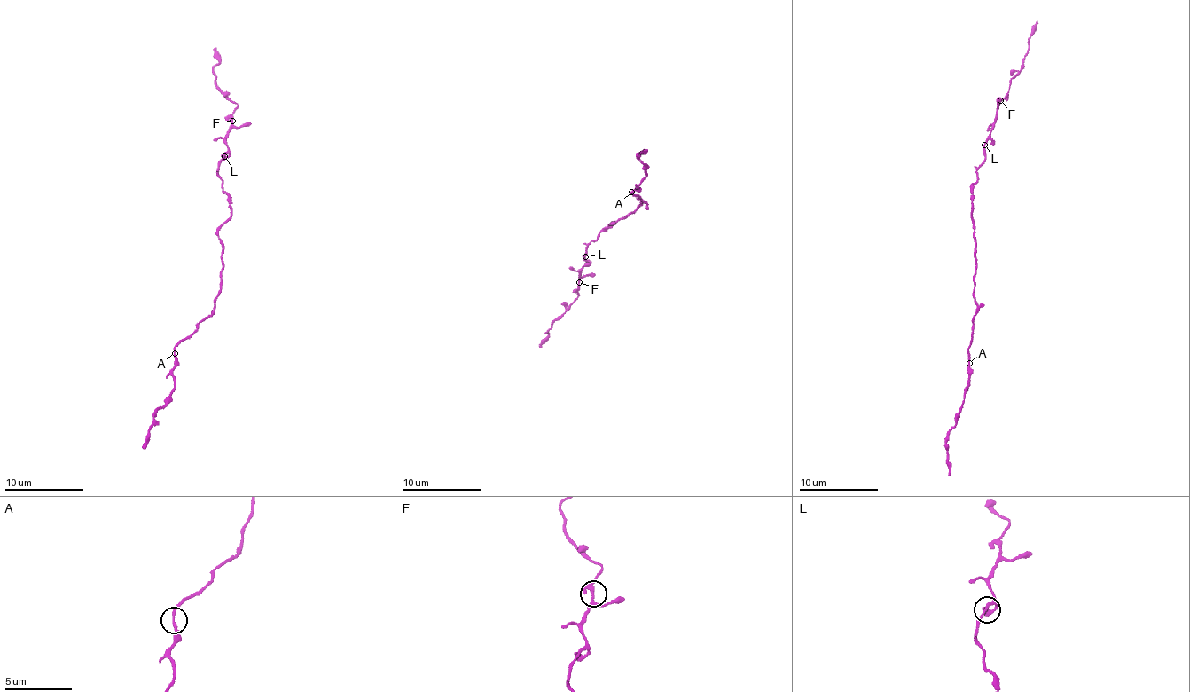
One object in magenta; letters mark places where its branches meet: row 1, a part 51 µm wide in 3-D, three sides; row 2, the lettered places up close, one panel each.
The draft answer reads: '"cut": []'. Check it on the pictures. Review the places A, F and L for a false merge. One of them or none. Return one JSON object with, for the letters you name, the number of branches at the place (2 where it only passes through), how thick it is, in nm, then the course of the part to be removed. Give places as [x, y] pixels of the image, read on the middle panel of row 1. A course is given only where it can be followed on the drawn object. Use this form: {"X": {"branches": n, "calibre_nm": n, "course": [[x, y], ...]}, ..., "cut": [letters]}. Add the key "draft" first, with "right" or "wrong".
{"draft": "right", "cut": []}

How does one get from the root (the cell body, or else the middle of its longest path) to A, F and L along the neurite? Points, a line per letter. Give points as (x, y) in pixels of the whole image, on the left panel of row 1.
A: (218, 237), (223, 247), (223, 267), (215, 310), (175, 347), (175, 353)
F: (218, 237), (218, 230), (230, 216), (230, 195), (223, 190), (217, 162), (228, 149), (226, 136), (231, 121)
L: (218, 237), (218, 230), (230, 216), (230, 195), (223, 190), (223, 180), (217, 172), (217, 162), (224, 156)

